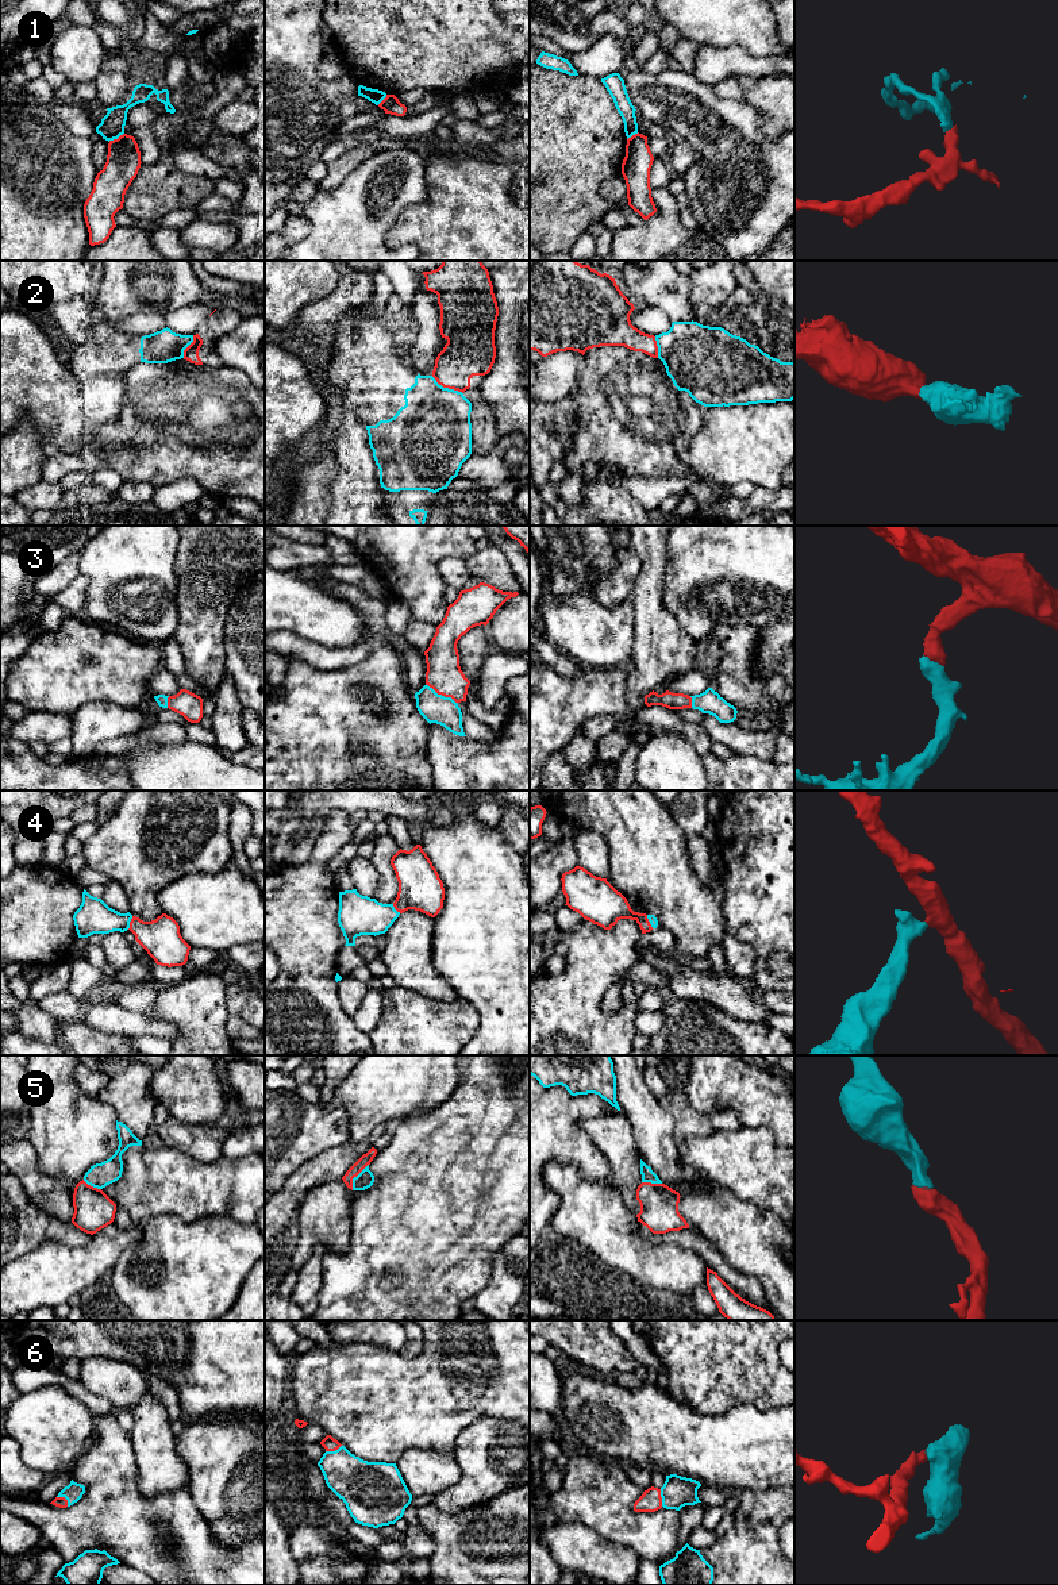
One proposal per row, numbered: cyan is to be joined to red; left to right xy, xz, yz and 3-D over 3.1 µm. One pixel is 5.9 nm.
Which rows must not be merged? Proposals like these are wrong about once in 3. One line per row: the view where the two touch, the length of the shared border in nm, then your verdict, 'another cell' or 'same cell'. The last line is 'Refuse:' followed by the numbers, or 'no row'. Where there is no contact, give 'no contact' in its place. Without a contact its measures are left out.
1: contact in xy; length 110 nm; another cell
2: contact in xz; length 220 nm; another cell
3: contact in xz; length 220 nm; same cell
4: contact in xy; length 90 nm; same cell
5: contact in xz; length 190 nm; same cell
6: contact in yz; length 110 nm; same cell
Refuse: 1, 2

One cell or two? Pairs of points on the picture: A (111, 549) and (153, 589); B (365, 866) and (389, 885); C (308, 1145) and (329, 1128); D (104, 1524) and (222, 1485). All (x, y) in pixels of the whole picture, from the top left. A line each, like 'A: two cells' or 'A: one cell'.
A: one cell
B: two cells
C: one cell
D: two cells

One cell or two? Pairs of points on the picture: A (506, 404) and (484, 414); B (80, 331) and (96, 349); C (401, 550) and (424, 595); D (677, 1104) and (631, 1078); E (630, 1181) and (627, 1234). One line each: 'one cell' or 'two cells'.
A: two cells
B: two cells
C: one cell
D: two cells
E: two cells

